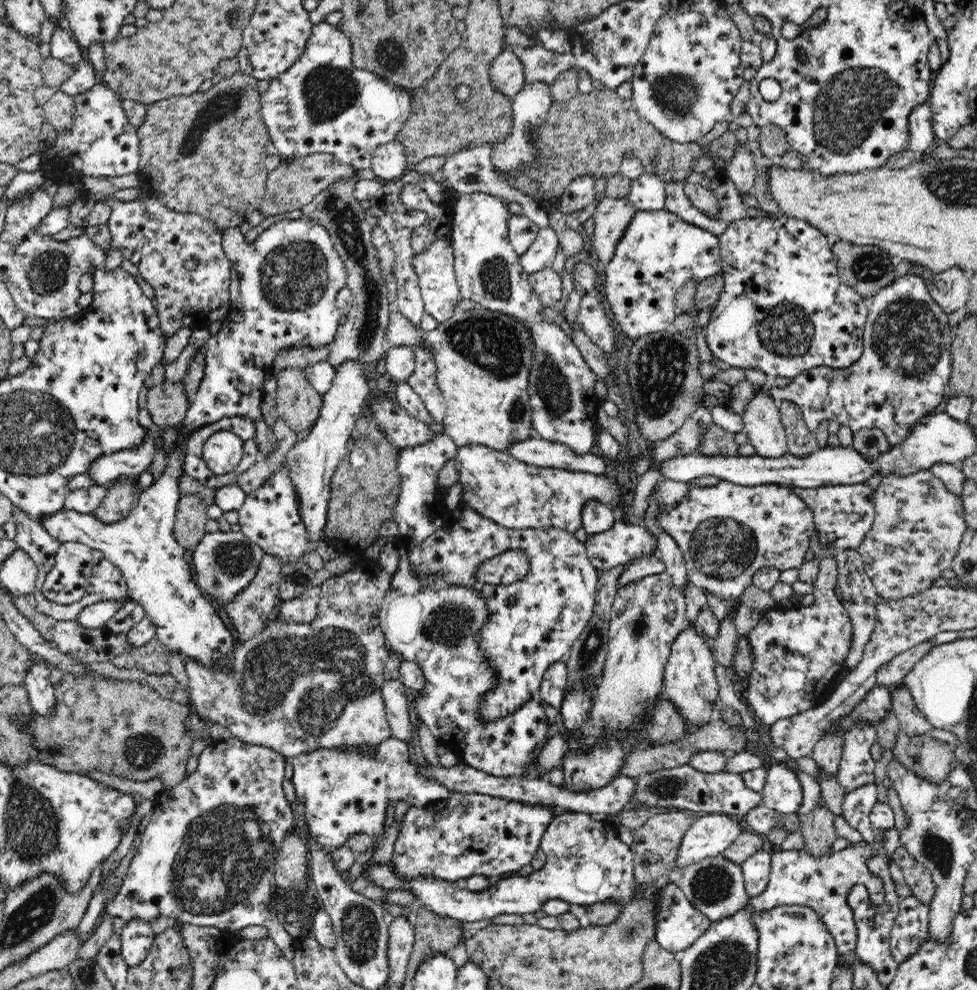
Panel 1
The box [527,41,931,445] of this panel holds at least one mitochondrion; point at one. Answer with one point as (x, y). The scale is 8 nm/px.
(852, 100)

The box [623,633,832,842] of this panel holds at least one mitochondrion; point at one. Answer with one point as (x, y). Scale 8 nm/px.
(673, 787)

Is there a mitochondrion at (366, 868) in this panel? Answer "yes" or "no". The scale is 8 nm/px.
no

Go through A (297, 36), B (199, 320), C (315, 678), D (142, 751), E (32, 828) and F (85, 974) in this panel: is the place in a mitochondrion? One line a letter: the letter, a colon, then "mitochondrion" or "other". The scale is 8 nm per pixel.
A: other
B: other
C: mitochondrion
D: mitochondrion
E: mitochondrion
F: mitochondrion

